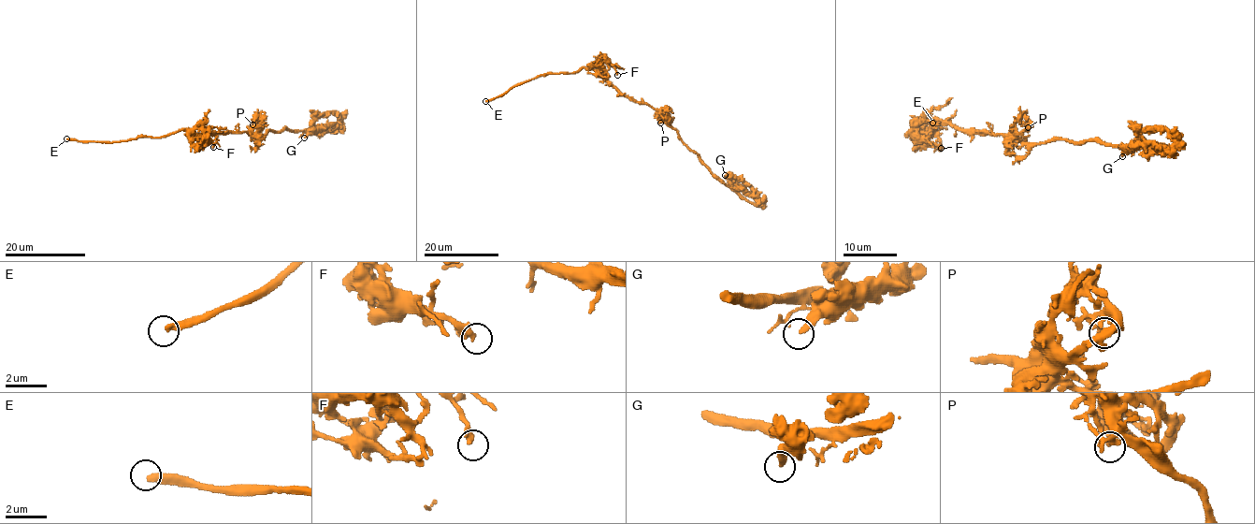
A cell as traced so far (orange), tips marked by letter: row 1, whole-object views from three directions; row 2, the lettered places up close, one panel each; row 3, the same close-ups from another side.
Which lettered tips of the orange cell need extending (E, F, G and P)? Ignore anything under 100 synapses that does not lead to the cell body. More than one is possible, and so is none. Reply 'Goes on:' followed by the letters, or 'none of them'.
Goes on: E

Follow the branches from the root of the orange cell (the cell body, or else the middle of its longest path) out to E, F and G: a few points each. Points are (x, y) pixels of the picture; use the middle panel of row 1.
E: (646, 105), (631, 100), (606, 78), (584, 67), (572, 73), (537, 75), (485, 101)
F: (646, 105), (626, 97), (608, 80), (597, 61), (606, 58), (617, 75)
G: (646, 105), (650, 105), (660, 118), (675, 130), (713, 174), (738, 190), (753, 193), (746, 184), (725, 175)

